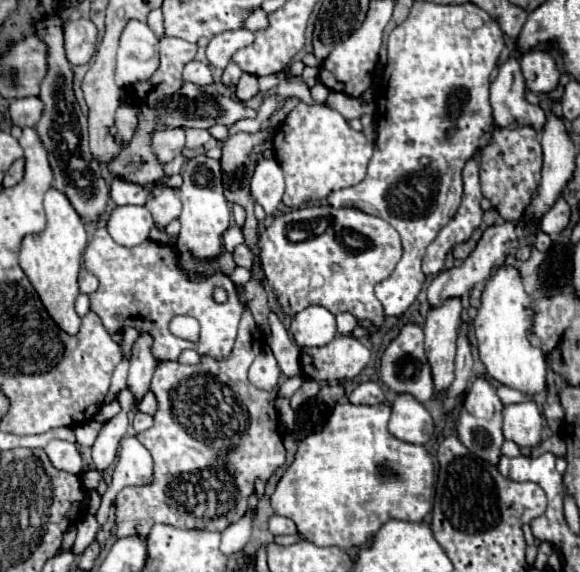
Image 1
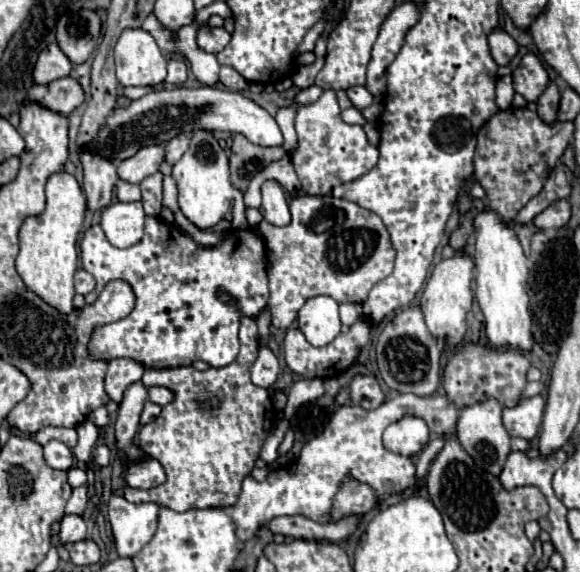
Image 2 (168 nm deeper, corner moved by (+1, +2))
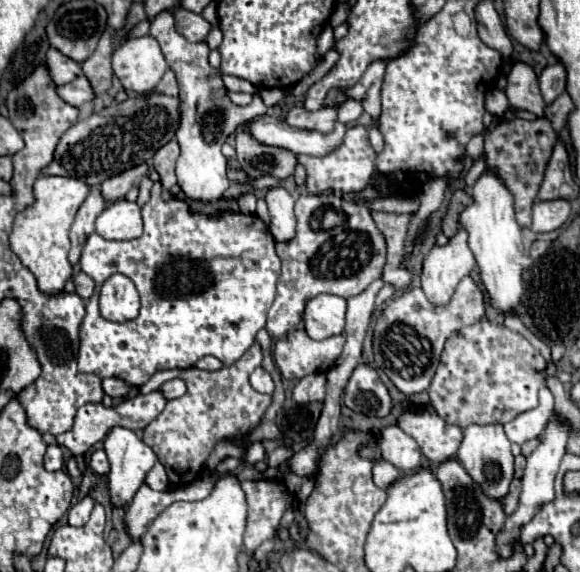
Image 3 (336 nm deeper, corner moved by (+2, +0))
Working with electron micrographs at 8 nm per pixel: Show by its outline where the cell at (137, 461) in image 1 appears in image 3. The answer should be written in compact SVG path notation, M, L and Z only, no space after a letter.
M157 463L145 477L145 483L153 489L153 491L167 491L169 483L167 483L167 473L163 469L161 463Z

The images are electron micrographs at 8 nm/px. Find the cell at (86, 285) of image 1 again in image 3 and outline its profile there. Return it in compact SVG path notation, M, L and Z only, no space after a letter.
M79 271L75 277L73 277L73 283L75 283L75 291L77 291L77 295L83 299L83 301L87 301L89 297L91 297L91 293L93 293L93 279L89 277L89 275L85 275L83 271Z

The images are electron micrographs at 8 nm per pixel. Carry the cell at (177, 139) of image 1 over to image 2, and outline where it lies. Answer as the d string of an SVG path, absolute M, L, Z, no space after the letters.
M160 145L144 147L134 157L118 163L118 177L128 183L140 183L144 177L156 173L164 163L164 149Z

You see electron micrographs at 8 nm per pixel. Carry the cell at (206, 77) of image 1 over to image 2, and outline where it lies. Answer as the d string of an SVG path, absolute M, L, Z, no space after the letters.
M168 59L168 75L166 83L168 85L182 85L188 77L188 67L182 59Z

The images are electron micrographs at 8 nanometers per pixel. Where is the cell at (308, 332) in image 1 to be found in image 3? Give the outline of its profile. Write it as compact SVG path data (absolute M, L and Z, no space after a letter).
M317 295L305 305L305 331L311 339L327 339L343 333L347 301L335 295Z

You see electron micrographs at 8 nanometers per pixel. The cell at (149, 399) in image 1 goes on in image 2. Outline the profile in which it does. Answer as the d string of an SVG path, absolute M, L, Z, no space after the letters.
M150 387L150 401L158 403L158 405L166 405L174 399L174 391L168 387Z

